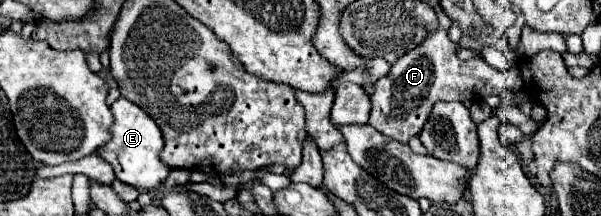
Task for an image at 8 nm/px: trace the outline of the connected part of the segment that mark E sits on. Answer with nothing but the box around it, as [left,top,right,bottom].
[98,96,170,190]

